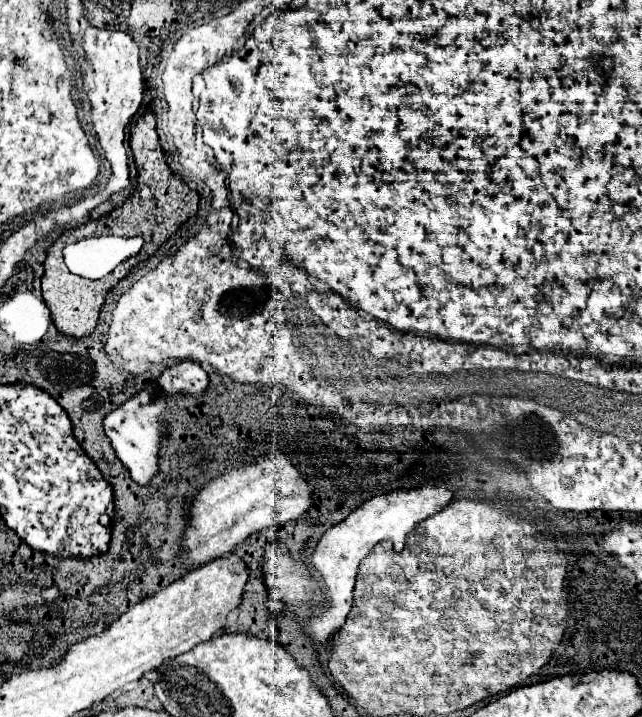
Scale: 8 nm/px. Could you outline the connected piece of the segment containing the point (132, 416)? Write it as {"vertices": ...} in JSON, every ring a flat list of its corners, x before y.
{"vertices":[[142,390,104,416,104,432,110,438,118,460,130,470,130,476,142,486,146,486,154,478,158,468,156,452,160,452,160,440,164,440,164,420,160,418,160,414,164,412,166,406,153,394]]}

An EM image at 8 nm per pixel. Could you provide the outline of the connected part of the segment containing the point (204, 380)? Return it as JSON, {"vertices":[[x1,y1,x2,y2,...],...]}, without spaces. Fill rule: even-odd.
{"vertices":[[198,362,174,364,162,372,158,382,166,394,176,394,176,392,202,394,208,388,208,376]]}

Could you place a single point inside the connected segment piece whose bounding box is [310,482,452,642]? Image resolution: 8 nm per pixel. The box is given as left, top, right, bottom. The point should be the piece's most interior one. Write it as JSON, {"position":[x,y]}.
{"position":[391,516]}

